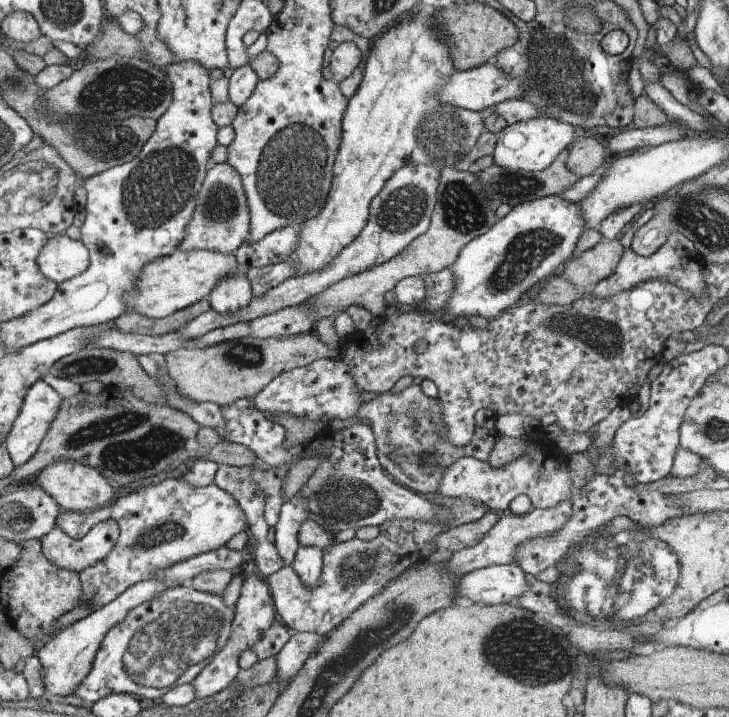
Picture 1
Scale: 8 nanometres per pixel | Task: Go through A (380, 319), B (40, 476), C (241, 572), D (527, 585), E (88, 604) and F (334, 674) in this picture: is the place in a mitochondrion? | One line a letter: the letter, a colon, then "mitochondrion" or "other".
A: other
B: other
C: other
D: other
E: other
F: mitochondrion

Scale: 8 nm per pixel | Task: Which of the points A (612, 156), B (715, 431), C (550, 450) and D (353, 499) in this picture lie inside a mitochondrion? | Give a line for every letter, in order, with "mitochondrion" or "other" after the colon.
A: other
B: mitochondrion
C: other
D: mitochondrion

